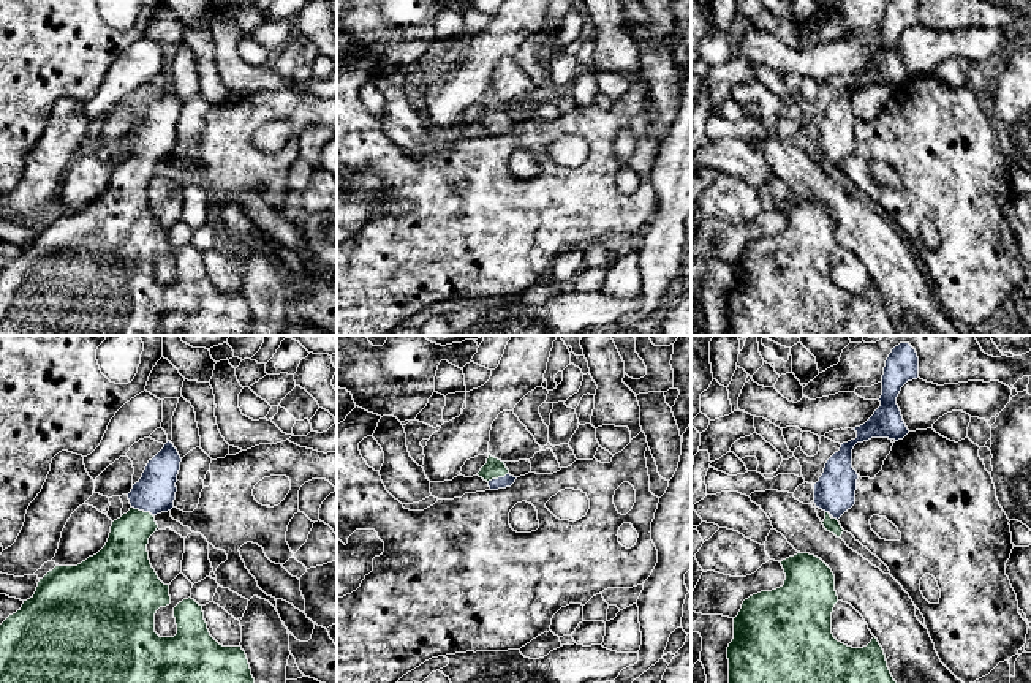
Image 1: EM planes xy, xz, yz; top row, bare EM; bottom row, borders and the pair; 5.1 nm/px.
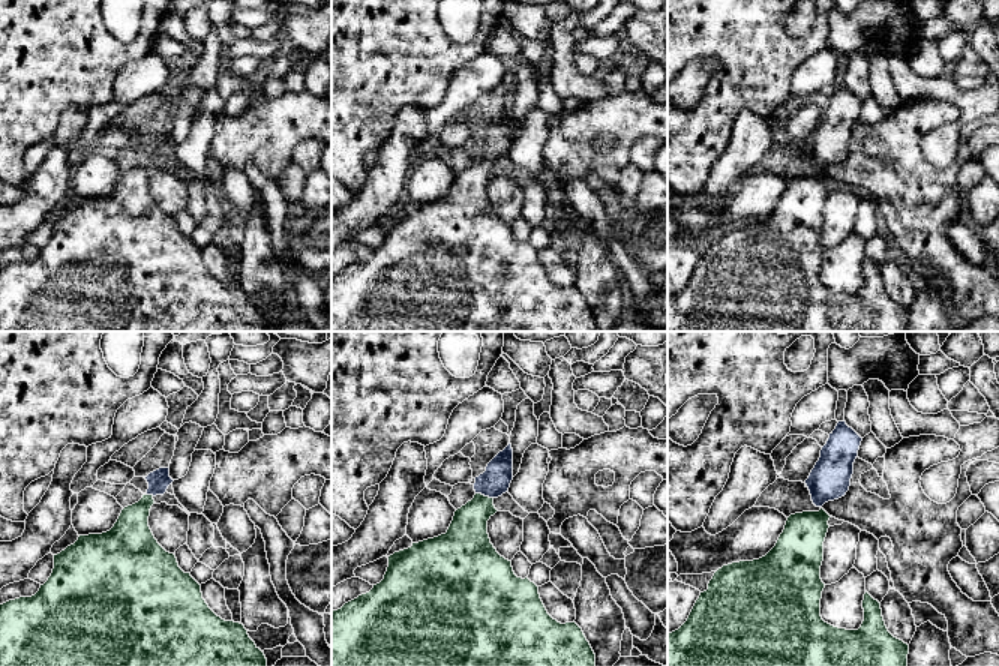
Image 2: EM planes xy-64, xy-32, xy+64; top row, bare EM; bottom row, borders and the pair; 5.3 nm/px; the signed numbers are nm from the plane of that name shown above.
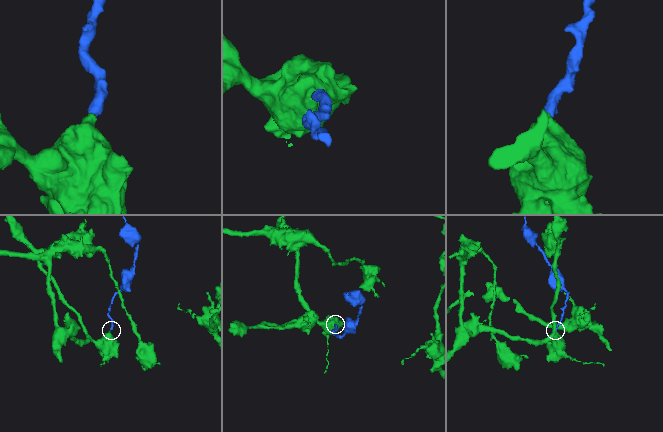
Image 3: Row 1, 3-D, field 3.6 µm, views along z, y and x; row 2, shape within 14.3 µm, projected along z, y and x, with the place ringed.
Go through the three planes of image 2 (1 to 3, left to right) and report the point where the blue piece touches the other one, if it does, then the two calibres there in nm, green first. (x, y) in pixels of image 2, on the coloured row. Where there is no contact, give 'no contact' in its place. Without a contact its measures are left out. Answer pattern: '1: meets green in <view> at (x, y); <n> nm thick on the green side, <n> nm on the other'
1: meets green in xy-64 at (150, 495); 220 nm thick on the green side, 120 nm on the other
2: meets green in xy-32 at (485, 497); 240 nm thick on the green side, 160 nm on the other
3: no contact

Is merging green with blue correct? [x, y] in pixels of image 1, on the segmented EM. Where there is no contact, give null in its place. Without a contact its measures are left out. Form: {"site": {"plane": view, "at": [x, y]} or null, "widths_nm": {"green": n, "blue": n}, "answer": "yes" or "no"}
{"site": {"plane": "xy", "at": [143, 511]}, "widths_nm": {"green": 240, "blue": 200}, "answer": "yes"}

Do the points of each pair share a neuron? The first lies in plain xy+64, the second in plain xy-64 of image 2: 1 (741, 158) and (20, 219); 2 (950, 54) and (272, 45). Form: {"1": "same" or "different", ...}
{"1": "same", "2": "same"}

